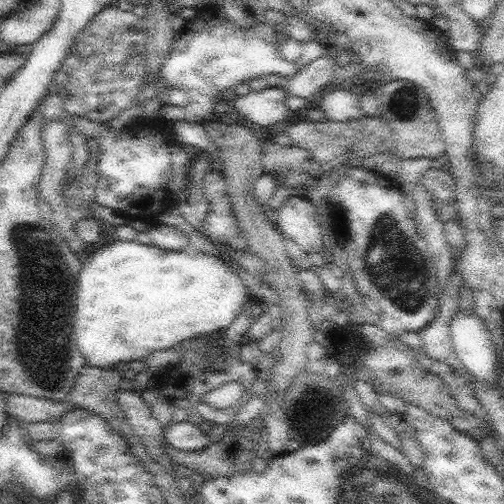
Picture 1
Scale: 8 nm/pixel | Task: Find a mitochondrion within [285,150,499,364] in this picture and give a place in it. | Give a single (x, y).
(394, 268)

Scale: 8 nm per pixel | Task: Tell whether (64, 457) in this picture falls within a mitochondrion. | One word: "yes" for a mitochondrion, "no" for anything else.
no

